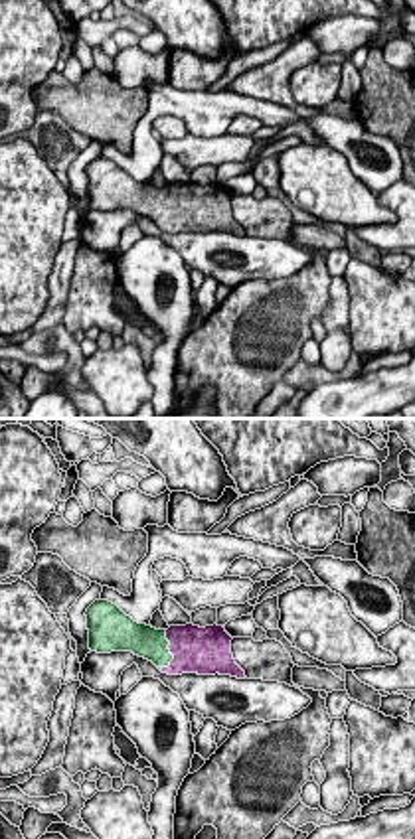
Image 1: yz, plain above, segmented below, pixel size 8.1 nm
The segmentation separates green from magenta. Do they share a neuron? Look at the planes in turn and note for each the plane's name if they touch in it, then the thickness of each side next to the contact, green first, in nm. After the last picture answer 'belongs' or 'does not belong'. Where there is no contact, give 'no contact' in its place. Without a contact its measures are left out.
contact in yz; calibres 260 and 380 nm

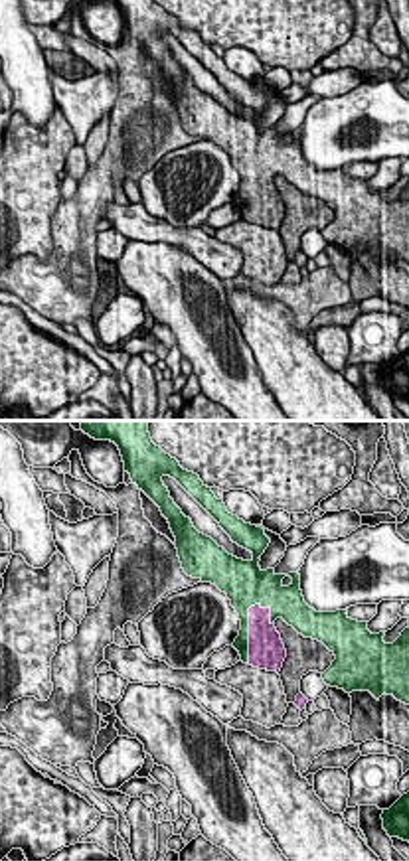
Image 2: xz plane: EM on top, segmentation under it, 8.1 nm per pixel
contact in xz; calibres 160 and 280 nm

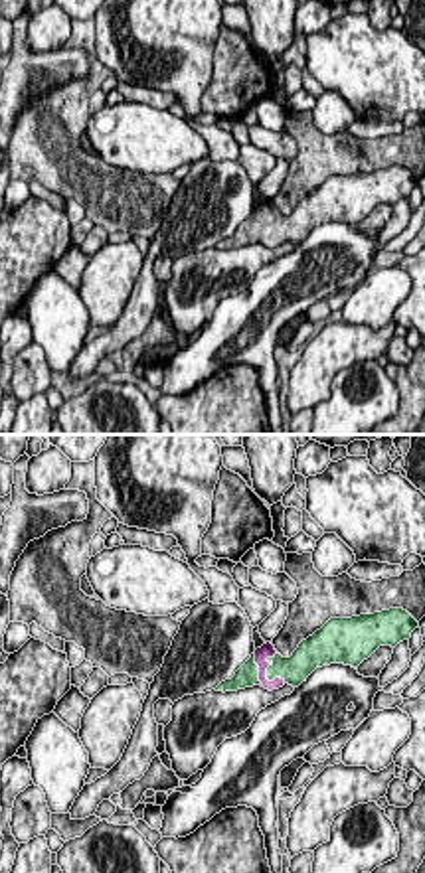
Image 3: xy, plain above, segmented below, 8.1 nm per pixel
contact in xy; calibres 240 and 130 nm

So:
belongs

